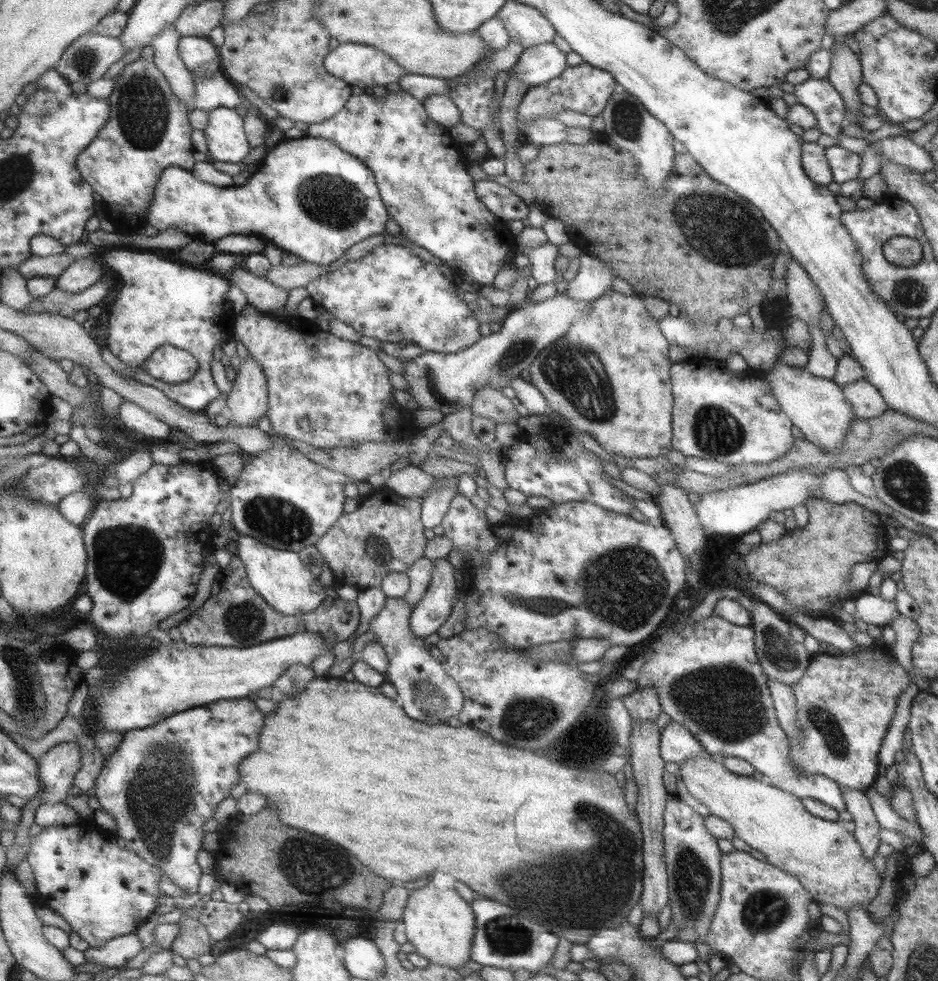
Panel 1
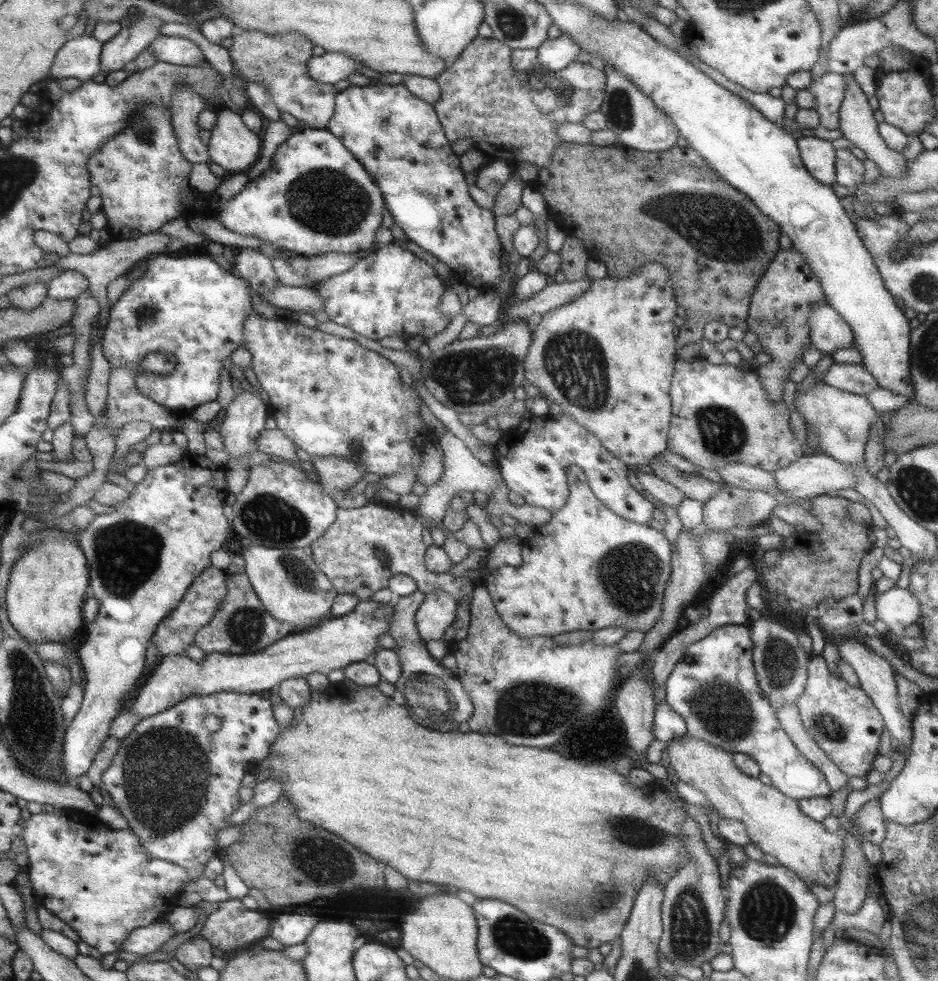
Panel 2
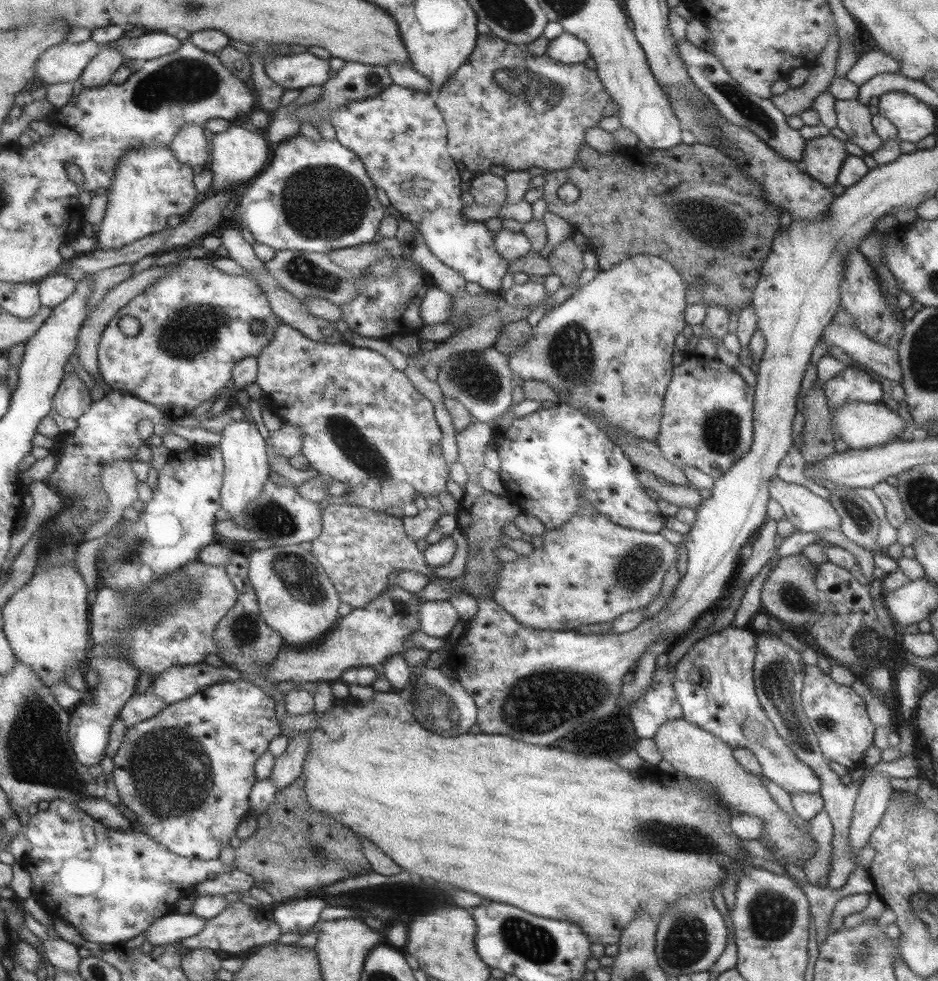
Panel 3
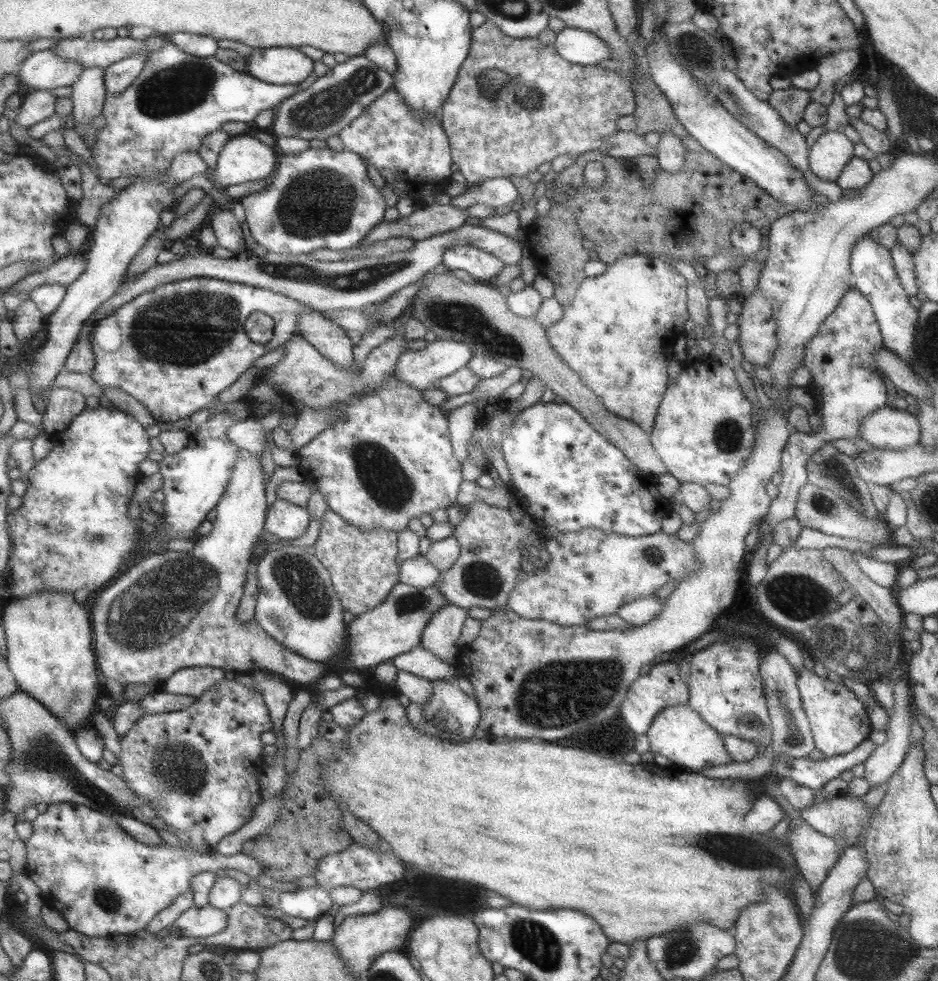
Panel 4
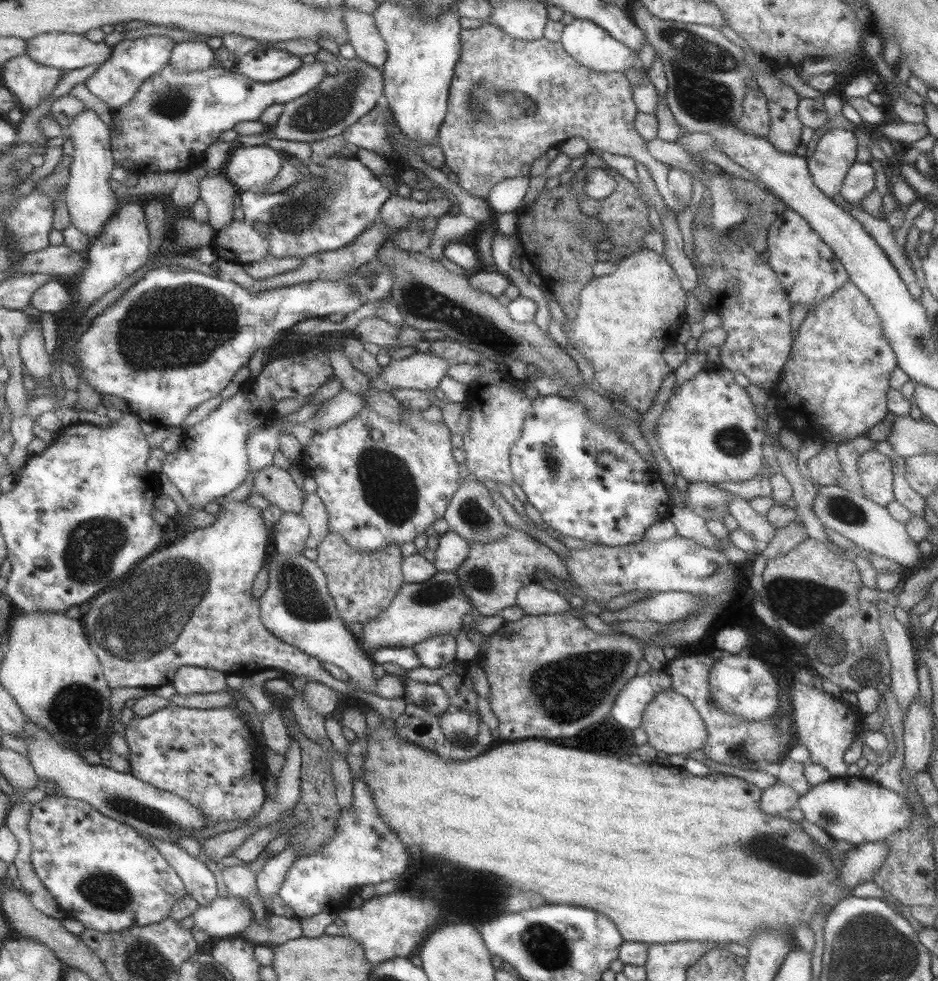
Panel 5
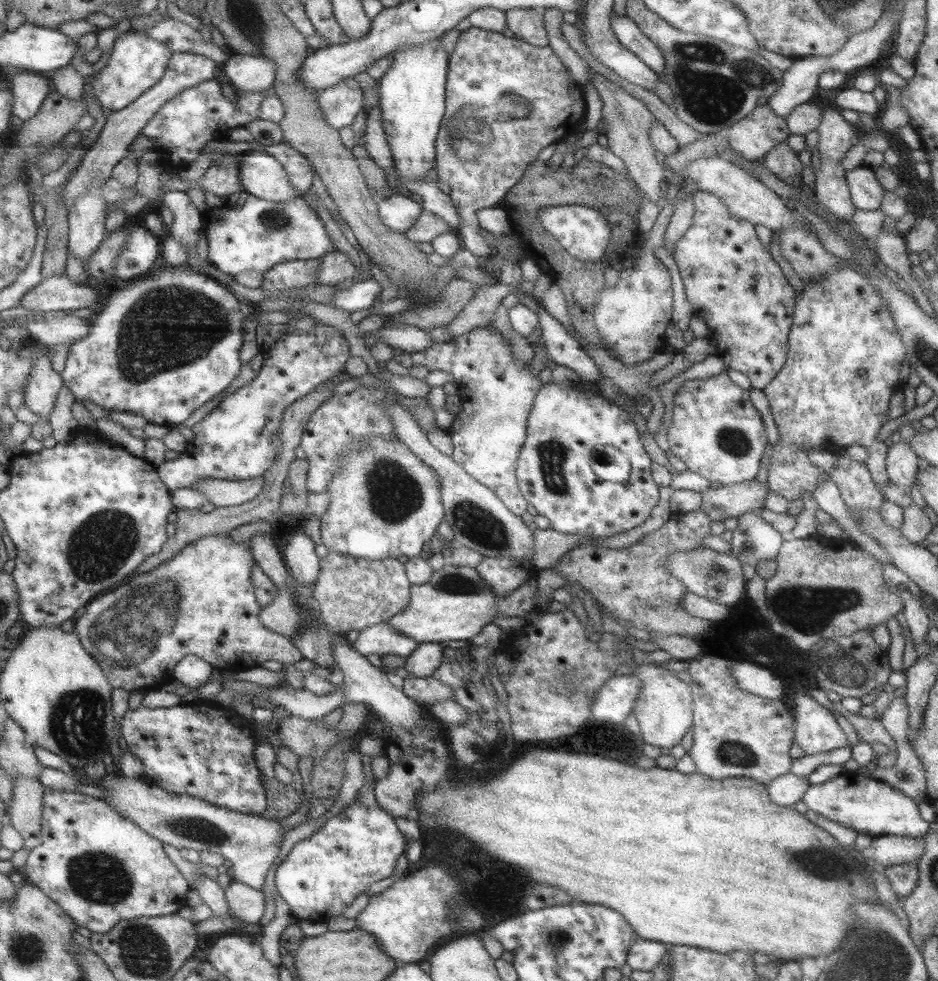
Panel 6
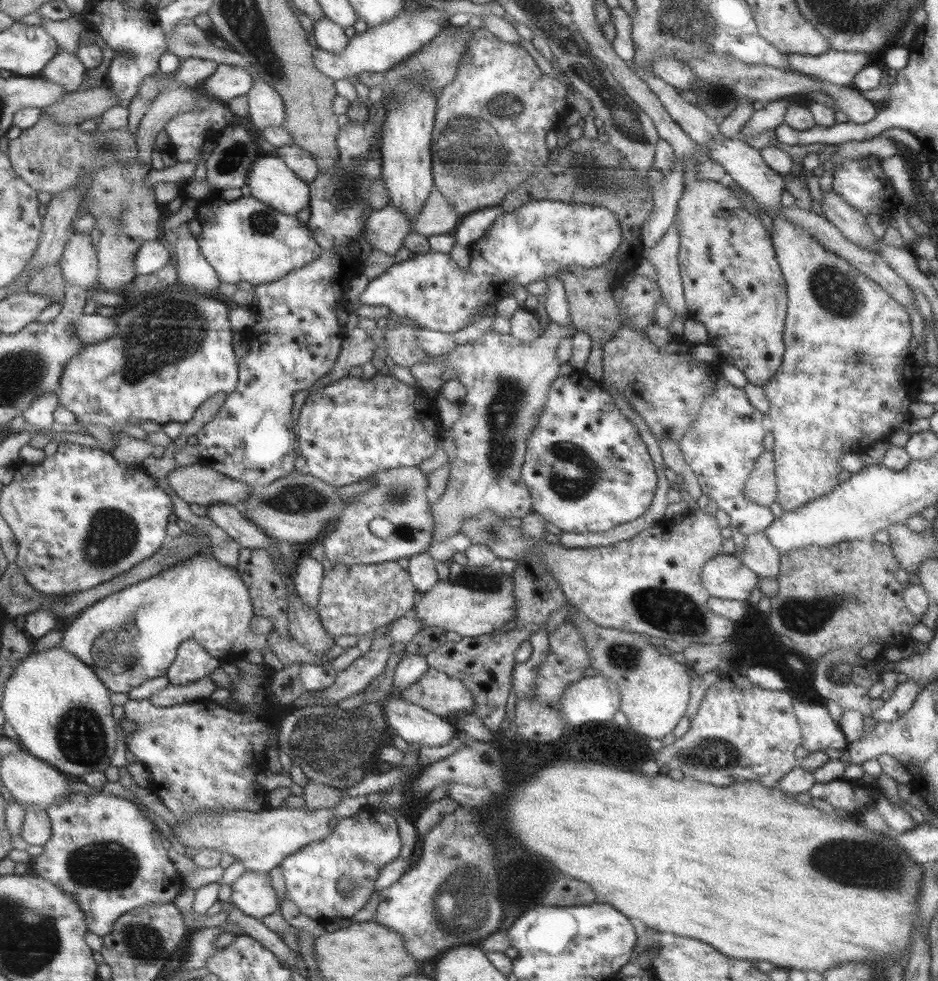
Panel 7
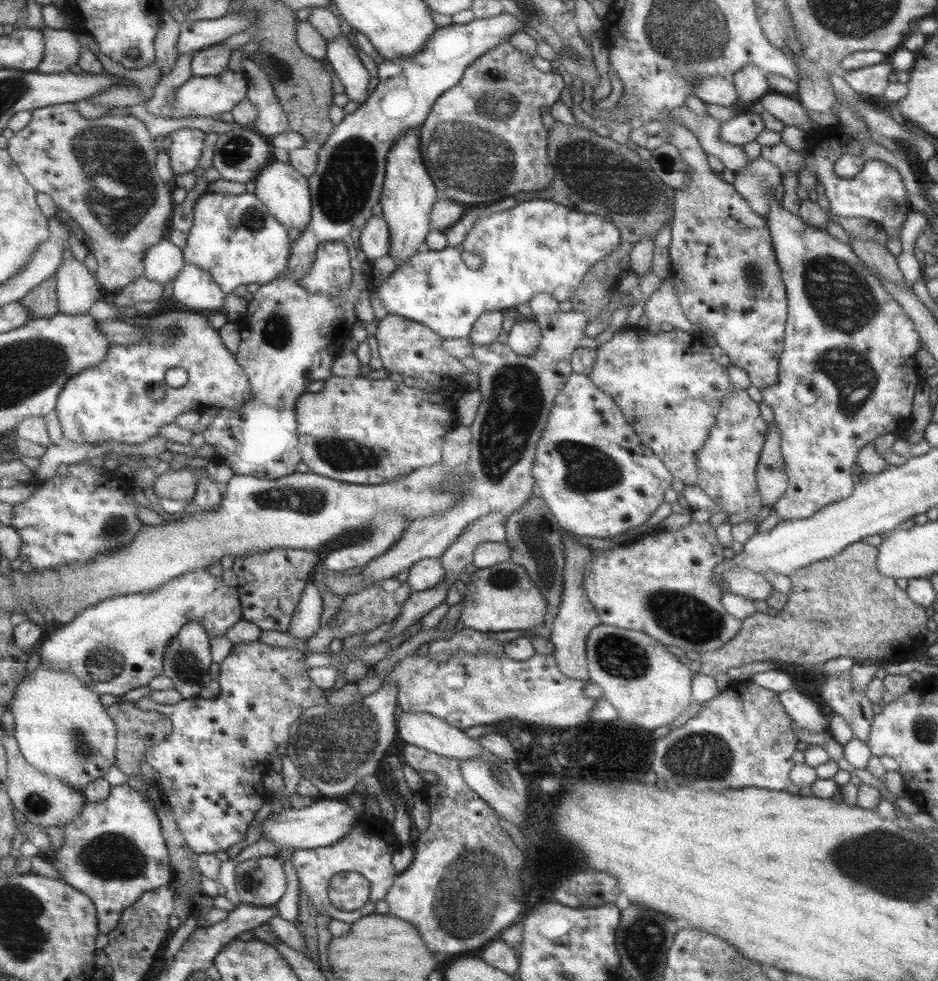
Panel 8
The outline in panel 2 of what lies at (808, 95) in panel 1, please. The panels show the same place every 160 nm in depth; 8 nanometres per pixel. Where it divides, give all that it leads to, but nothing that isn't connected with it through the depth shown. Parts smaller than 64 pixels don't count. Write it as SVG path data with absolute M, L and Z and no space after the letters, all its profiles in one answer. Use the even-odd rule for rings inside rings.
M825 72L811 82L809 92L817 100L813 109L817 111L823 126L836 127L839 105L845 89L846 82L842 74Z

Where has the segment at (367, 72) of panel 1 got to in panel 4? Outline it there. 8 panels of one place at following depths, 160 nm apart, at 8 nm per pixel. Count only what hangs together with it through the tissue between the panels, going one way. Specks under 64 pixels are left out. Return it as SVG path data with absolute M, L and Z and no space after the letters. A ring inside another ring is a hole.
M298 47L252 48L249 56L245 59L246 73L269 84L299 84L313 71L313 61L301 53Z

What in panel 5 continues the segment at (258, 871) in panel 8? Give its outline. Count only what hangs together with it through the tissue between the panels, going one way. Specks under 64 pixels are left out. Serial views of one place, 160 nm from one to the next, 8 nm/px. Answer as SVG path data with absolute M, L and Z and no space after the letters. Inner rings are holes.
M233 895L216 896L209 904L199 905L191 916L194 927L222 939L236 936L254 920L252 910Z

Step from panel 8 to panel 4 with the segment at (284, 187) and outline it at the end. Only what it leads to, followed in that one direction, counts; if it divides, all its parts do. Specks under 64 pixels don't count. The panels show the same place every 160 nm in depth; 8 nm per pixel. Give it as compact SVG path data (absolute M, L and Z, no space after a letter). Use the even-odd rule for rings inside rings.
M244 134L231 135L219 151L218 157L211 162L207 177L213 186L223 192L226 186L259 180L273 174L277 170L276 160L279 152L260 142L255 136Z

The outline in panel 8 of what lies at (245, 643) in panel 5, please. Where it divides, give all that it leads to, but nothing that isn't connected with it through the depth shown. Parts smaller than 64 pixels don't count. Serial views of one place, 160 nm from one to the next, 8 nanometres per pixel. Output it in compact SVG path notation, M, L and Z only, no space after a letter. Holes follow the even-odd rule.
M198 570L197 572L188 572L183 576L178 576L149 592L140 592L139 594L120 594L119 596L112 596L111 598L104 598L96 602L93 606L84 608L71 622L61 625L61 628L53 630L53 632L45 632L51 634L47 638L41 639L41 644L35 648L39 652L40 666L50 666L55 670L60 670L65 674L72 674L79 679L81 685L91 689L97 695L109 694L113 697L125 696L125 694L132 690L133 687L145 686L154 676L162 674L162 658L165 645L169 639L179 630L179 627L188 620L195 619L206 630L209 638L212 636L224 635L225 631L234 625L238 620L242 619L241 607L239 606L239 599L237 598L237 591L235 586L225 586L221 578L211 576L206 570Z

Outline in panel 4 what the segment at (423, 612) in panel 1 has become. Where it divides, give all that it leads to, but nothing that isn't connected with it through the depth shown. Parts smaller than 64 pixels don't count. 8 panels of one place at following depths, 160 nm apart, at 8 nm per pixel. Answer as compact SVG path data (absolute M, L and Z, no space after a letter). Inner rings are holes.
M446 603L427 621L422 630L420 644L439 660L454 665L459 649L455 642L467 616L466 608Z

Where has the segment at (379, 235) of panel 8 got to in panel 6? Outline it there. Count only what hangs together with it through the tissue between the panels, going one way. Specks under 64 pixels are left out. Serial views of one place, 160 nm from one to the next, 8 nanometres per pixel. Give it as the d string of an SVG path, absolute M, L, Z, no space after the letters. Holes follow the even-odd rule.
M395 192L378 201L379 221L395 233L405 233L421 214L423 209L416 197Z

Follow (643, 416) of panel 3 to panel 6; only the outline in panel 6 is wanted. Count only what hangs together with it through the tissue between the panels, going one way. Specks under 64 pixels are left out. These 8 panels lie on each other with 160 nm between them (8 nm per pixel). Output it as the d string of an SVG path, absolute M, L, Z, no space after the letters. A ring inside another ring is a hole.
M672 203L660 208L653 227L634 255L631 268L619 268L619 281L614 287L605 286L594 300L593 320L601 338L601 347L615 360L629 367L645 362L666 346L663 334L671 314L671 278L668 270L654 257L655 248L663 248L663 234L673 213Z

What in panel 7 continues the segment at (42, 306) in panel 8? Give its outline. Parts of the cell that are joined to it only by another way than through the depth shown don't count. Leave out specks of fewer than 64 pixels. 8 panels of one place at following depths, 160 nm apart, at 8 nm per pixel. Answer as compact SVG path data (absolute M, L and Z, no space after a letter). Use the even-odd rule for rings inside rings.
M59 262L49 265L29 279L24 286L24 292L46 296L52 302L59 303L64 298L63 275Z

